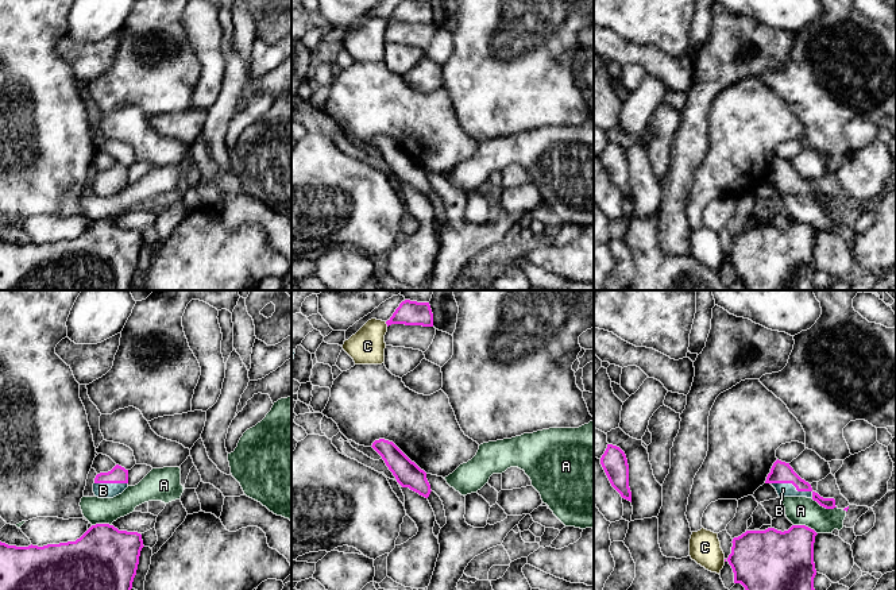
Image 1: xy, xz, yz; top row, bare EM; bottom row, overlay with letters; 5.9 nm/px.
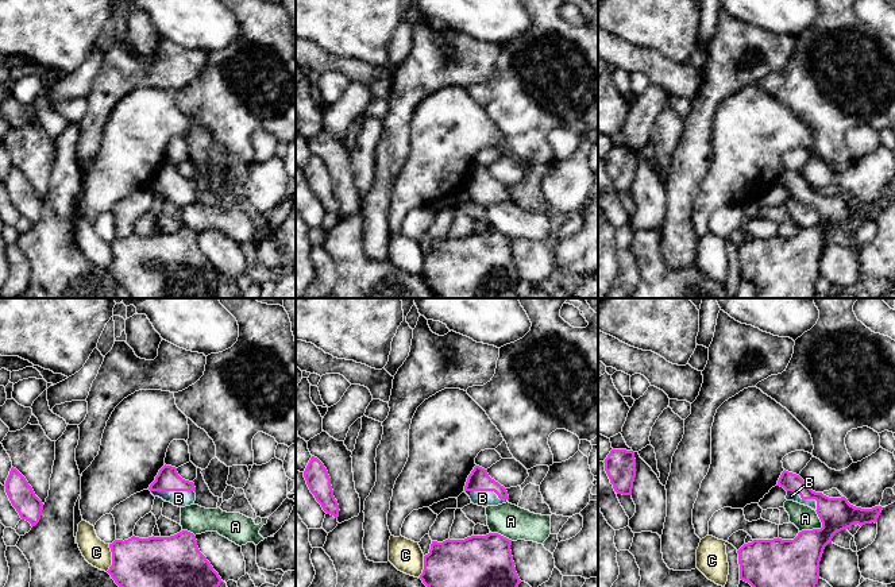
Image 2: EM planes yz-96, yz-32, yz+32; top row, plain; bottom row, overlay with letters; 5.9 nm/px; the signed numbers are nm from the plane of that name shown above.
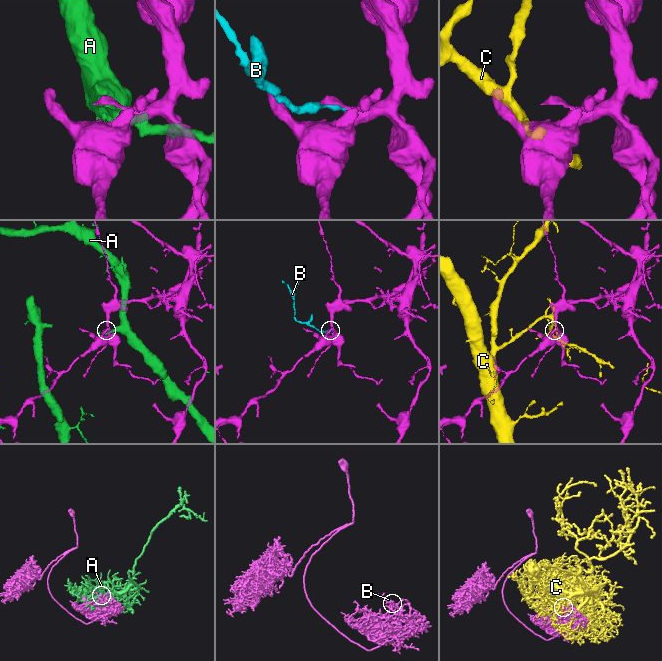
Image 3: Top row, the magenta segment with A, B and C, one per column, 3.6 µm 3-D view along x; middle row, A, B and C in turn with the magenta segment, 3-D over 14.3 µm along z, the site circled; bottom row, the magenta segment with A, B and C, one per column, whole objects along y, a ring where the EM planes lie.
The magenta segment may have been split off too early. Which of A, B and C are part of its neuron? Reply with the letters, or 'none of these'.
B

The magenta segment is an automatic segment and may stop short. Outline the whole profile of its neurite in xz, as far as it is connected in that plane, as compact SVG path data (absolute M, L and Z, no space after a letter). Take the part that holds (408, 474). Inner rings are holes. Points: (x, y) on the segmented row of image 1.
M379 439L371 447L382 456L402 487L409 487L425 498L429 497L432 490L426 473L412 462L393 441Z

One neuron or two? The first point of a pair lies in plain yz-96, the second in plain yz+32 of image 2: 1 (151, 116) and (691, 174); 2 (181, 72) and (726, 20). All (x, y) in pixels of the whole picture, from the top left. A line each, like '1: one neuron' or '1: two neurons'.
1: two neurons
2: one neuron

